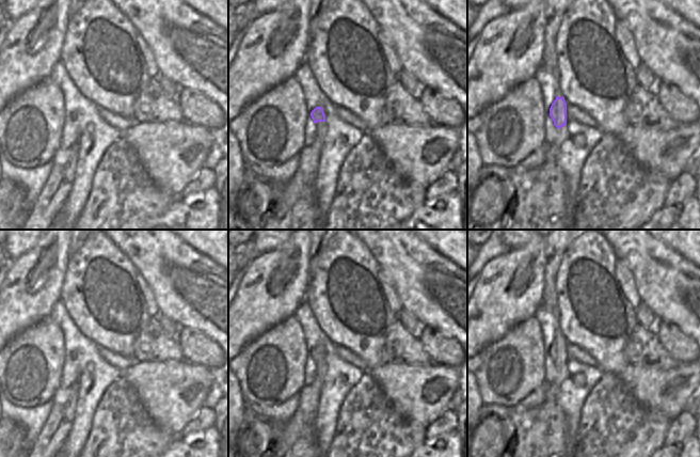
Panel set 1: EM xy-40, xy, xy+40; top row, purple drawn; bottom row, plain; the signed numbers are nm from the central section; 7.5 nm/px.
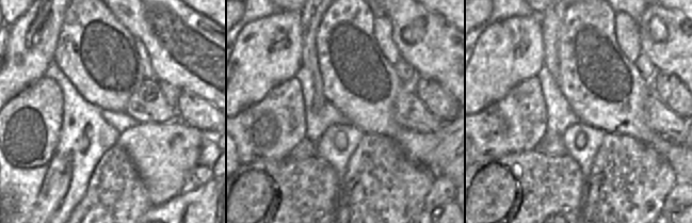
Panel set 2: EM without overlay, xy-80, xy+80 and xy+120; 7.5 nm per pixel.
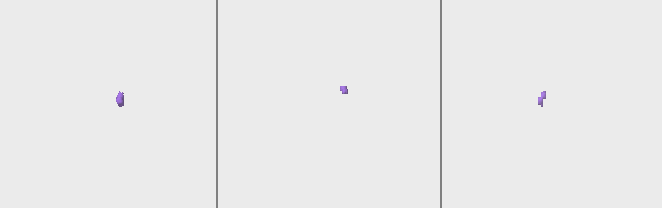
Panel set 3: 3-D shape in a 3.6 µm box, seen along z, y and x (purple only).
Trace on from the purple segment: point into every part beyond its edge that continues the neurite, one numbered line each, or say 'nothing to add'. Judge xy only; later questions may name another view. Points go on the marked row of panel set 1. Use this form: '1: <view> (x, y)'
1: xy (308, 156)

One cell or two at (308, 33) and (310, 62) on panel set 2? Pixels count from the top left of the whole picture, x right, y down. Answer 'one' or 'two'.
one

